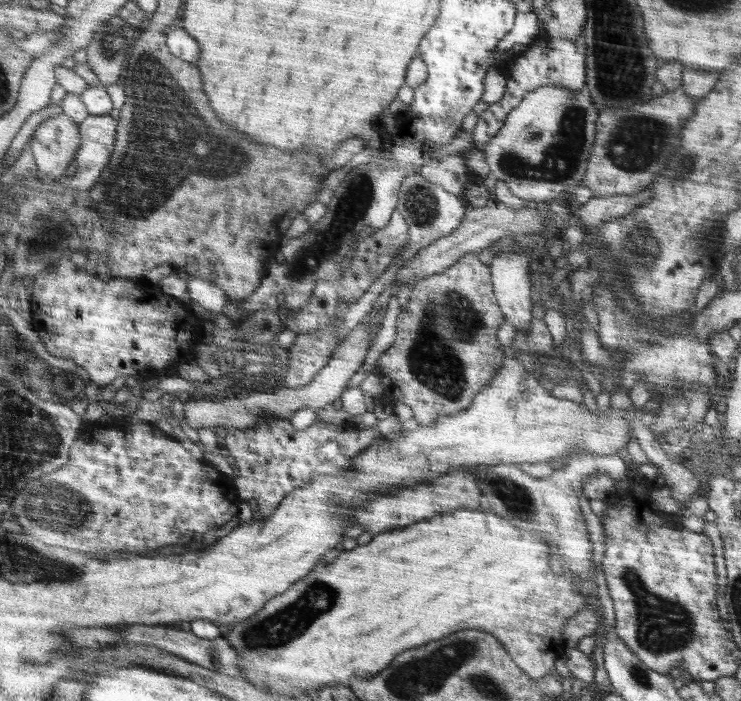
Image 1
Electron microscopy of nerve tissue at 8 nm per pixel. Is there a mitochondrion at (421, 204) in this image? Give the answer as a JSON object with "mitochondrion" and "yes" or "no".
{"mitochondrion":"yes"}

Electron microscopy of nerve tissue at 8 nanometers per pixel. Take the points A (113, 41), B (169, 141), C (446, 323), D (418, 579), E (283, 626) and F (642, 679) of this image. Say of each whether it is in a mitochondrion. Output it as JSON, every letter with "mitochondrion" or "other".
{"A":"mitochondrion","B":"mitochondrion","C":"mitochondrion","D":"other","E":"mitochondrion","F":"mitochondrion"}

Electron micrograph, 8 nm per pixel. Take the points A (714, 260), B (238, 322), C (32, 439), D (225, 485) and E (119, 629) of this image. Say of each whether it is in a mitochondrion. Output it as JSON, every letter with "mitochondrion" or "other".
{"A":"other","B":"other","C":"mitochondrion","D":"other","E":"other"}

